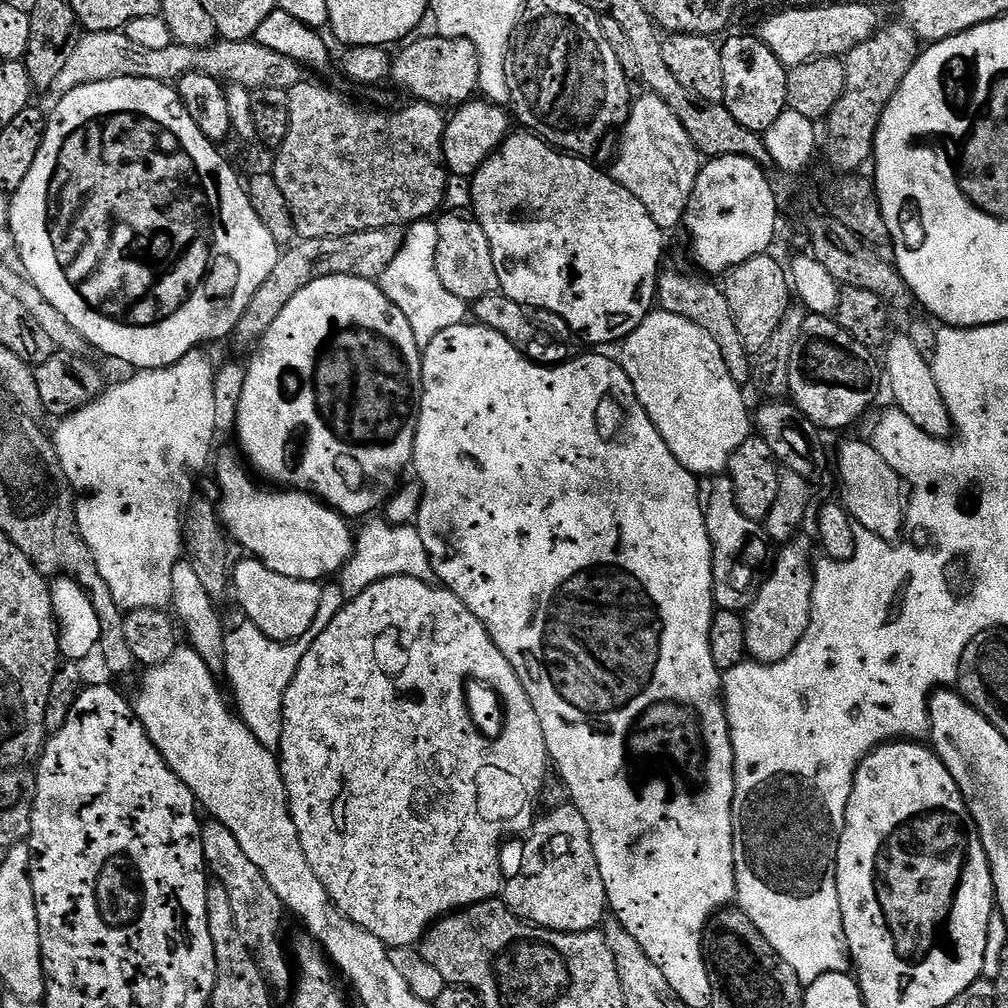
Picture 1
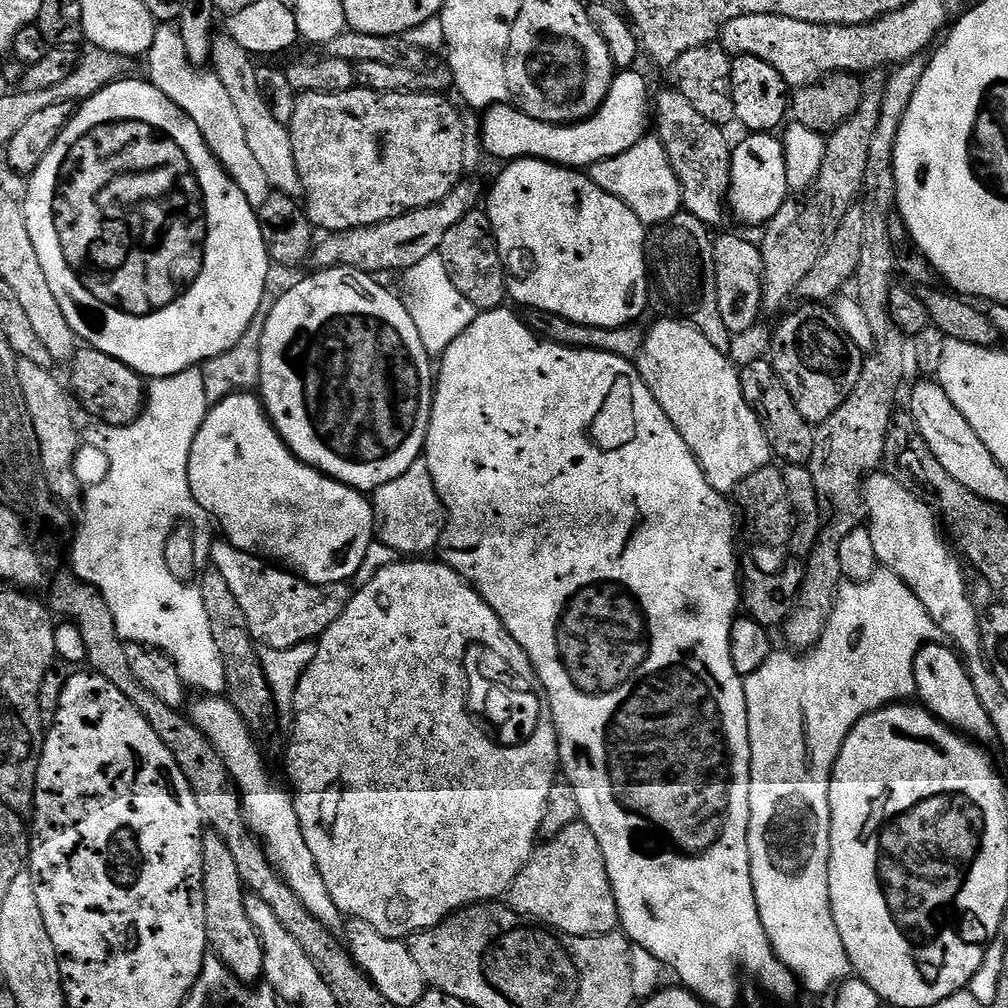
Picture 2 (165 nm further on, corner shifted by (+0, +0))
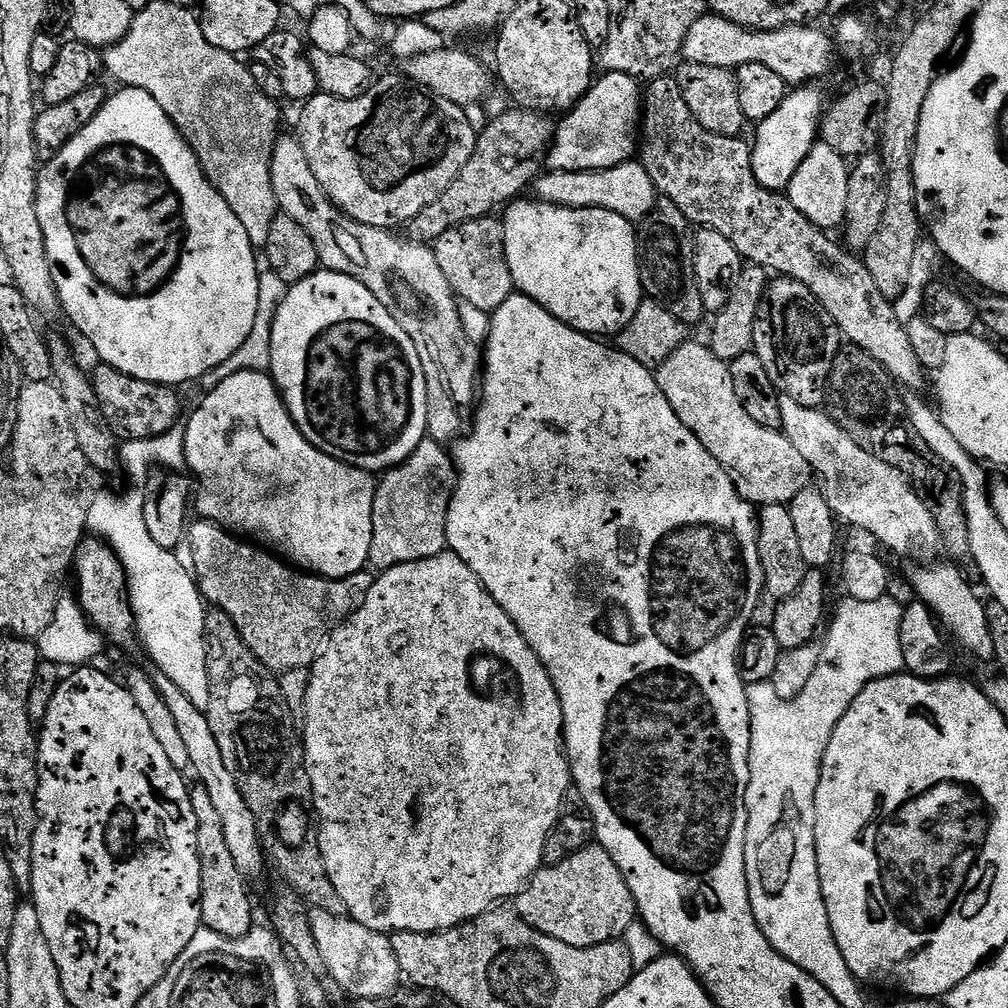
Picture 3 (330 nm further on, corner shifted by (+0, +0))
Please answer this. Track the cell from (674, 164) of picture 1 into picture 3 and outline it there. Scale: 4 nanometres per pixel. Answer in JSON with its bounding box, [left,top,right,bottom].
[535,162,658,222]

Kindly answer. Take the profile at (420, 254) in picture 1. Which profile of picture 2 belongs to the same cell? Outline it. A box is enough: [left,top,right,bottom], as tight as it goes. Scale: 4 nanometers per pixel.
[407,252,478,358]

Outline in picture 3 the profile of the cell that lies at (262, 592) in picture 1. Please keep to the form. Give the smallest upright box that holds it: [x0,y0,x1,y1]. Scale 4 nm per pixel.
[186,518,374,674]

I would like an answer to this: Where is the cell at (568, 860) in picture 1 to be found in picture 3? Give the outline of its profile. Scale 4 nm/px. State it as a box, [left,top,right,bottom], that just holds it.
[514,842,638,948]

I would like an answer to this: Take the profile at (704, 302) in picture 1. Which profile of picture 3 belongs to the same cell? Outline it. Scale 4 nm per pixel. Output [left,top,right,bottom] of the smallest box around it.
[638,198,706,326]

